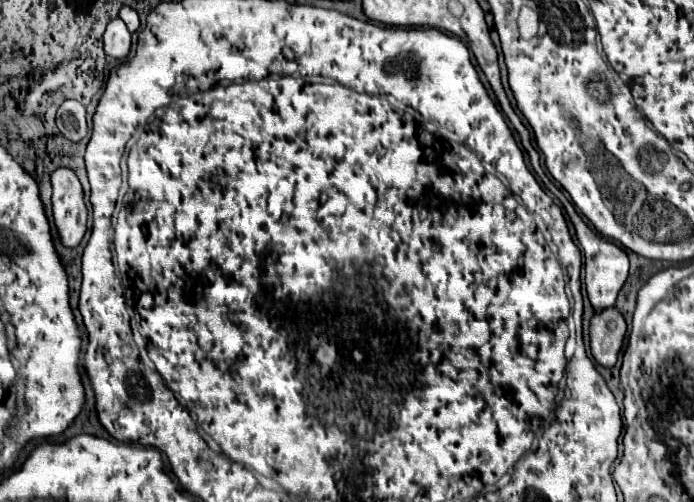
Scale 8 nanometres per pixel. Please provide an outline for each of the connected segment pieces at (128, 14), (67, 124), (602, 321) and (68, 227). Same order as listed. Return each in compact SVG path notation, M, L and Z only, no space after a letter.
M122 7L122 9L120 9L120 19L126 23L126 27L128 27L130 33L134 33L134 31L138 29L138 25L140 25L138 13L136 13L134 9L130 9L130 7Z
M66 99L58 113L56 113L56 125L60 133L70 141L80 141L88 135L86 125L86 107L76 99Z
M608 307L596 313L590 321L592 357L604 367L614 367L620 349L624 345L624 335L626 335L626 321L616 307Z
M60 167L52 173L52 187L52 209L60 239L66 247L76 247L86 233L88 221L82 185L72 169Z

